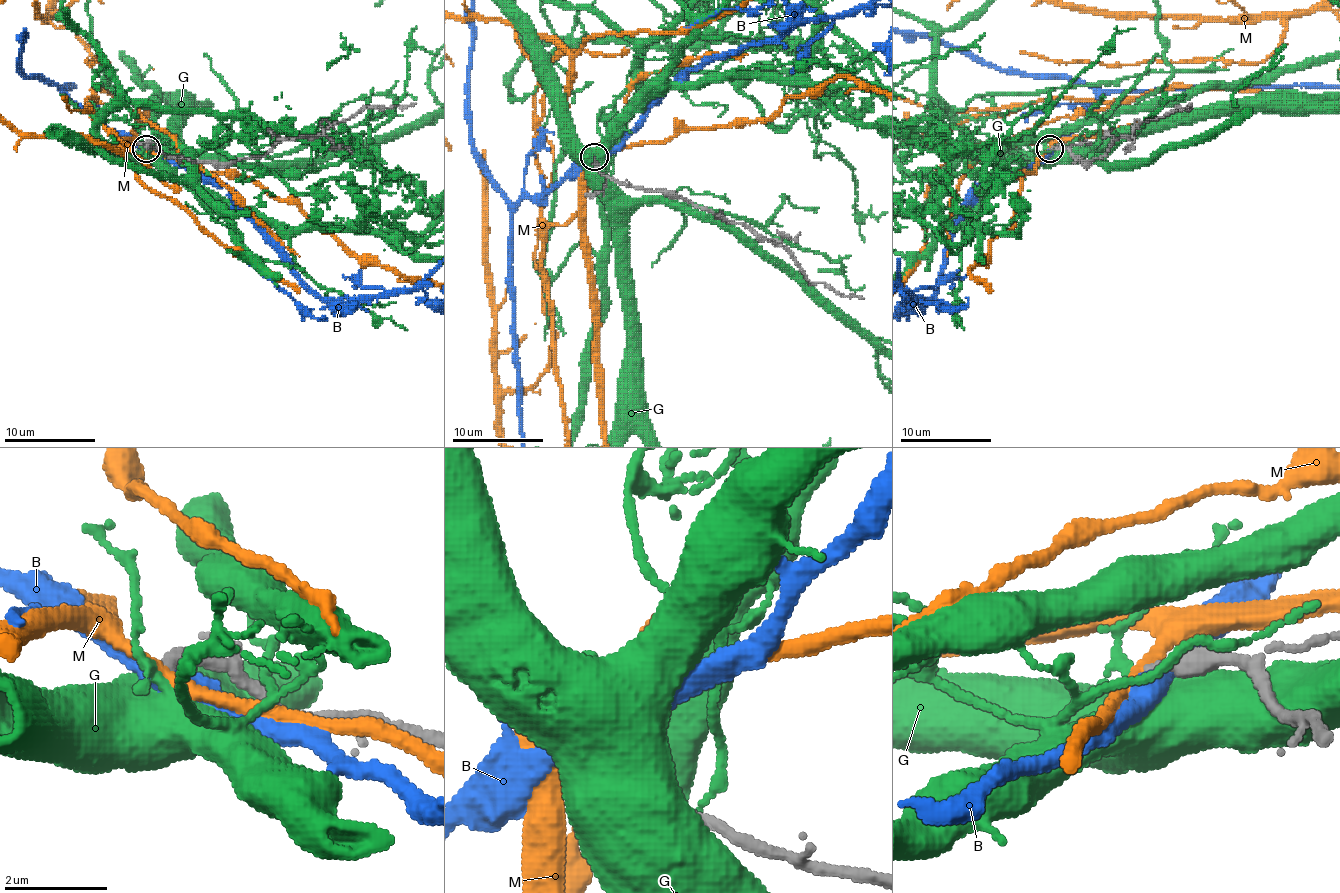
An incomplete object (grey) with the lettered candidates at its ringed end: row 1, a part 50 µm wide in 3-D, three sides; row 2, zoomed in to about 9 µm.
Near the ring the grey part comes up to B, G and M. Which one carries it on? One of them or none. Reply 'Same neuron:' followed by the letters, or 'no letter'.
Same neuron: no letter

